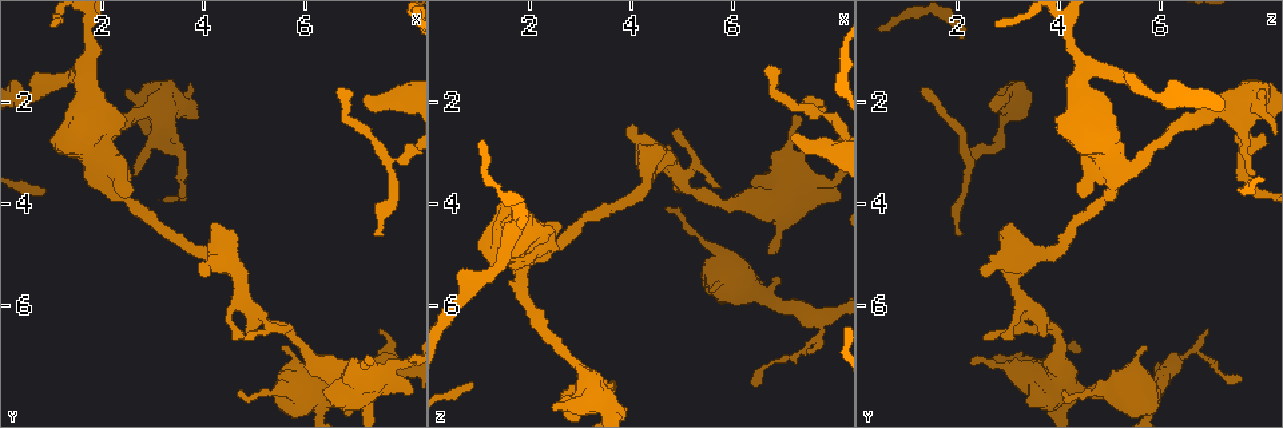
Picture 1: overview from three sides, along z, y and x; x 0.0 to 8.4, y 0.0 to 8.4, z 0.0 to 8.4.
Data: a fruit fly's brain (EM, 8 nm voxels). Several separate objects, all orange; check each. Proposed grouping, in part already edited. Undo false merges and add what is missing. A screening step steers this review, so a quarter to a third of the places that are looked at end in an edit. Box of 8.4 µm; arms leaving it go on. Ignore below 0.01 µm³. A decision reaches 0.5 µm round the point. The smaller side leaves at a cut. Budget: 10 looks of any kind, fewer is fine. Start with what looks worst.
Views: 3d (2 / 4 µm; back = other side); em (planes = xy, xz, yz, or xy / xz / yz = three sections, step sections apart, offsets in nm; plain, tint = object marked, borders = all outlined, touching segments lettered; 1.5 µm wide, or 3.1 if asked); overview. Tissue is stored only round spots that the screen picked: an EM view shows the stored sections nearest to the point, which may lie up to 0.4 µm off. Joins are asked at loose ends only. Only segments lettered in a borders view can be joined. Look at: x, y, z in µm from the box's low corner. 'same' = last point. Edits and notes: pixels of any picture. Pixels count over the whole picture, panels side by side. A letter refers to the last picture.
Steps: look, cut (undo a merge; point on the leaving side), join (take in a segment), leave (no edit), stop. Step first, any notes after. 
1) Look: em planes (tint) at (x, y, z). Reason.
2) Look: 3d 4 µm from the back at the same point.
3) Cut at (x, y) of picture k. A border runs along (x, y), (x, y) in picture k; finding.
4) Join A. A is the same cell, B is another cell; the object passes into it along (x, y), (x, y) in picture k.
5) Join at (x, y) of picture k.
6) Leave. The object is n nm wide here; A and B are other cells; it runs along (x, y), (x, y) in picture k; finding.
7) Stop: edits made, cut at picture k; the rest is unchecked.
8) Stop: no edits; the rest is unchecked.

Look: 3d 2 µm at (7.55, 4.65, 2.00). Thin end.

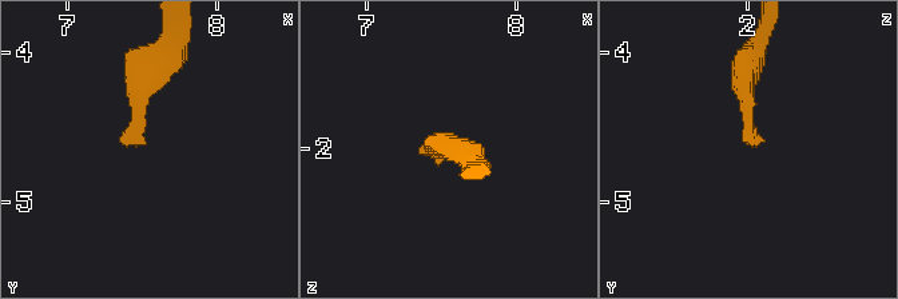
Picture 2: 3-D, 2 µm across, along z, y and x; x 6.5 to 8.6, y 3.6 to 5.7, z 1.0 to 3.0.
Look: em planes (borders) at (7.52, 4.64, 2.04). Now the EM.

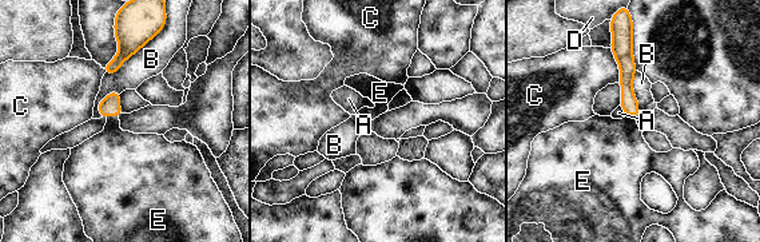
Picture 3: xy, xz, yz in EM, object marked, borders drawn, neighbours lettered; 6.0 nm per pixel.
Leave. The longest contact is with B, 400 nm; A, B, C, D and E are other cells; it runs along (624, 40), (628, 102), (636, 112) in picture 3; none of them fits.

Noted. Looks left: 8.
Look: 3d 2 µm at (7.15, 2.10, 2.65). Branch stops here.

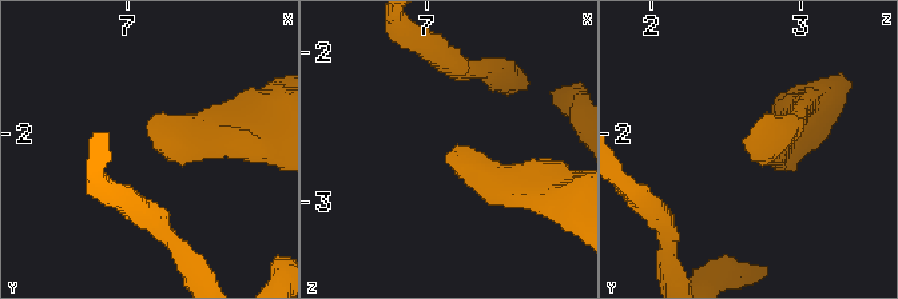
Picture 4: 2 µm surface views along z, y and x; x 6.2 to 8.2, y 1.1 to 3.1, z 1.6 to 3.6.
Look: em planes (borders) at (7.18, 2.02, 2.68). Shape alone is not enough.

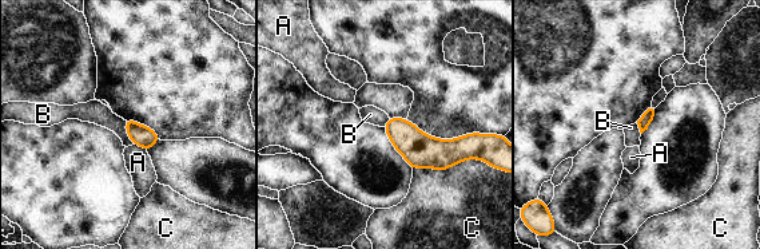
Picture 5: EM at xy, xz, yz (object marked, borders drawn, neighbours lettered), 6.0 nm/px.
Leave. A, B and C are other cells; a border runs along (122, 119), (126, 134), (134, 143) in picture 5; no lettered segment goes on from it.

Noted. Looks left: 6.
Look: em planes (borders) at (2.65, 3.45, 7.85).

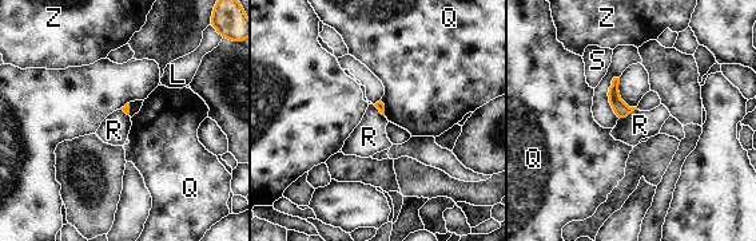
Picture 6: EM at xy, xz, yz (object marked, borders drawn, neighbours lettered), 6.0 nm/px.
Leave. L, Q, R, S and Z are other cells; a border runs along (636, 109), (617, 121) in picture 6; no lettered segment goes on from it.

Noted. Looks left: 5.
Look: 3d 4 µm at (2.45, 3.95, 4.90). A narrow waist.

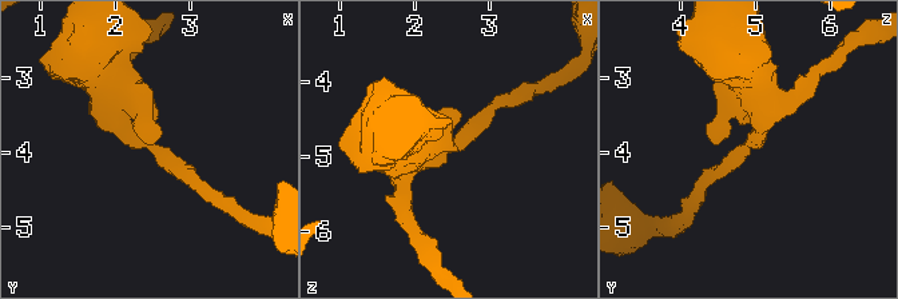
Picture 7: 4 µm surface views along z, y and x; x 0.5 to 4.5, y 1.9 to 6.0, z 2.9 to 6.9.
Look: em 3.1 µm xy step 8 (tint) at (2.45, 3.90, 4.90). The arms are 220, 380 nm wide.

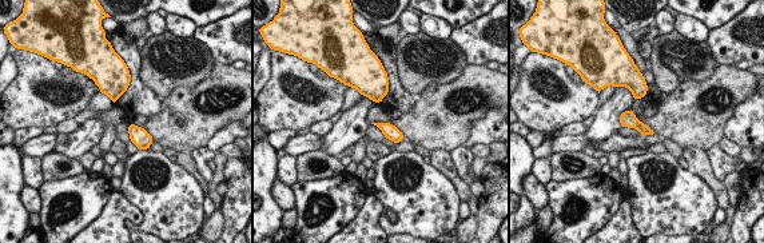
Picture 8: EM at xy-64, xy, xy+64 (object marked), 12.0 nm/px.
Look: em 3.1 µm planes (borders) at the same point.

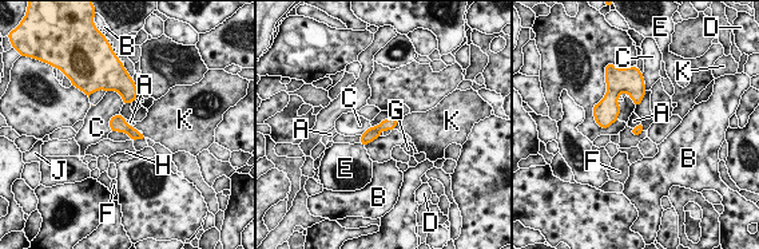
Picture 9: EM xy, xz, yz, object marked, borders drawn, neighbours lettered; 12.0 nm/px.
Leave. A, B, C, D, E, F, G, H, J and K are other cells; a border runs along (640, 122), (632, 129) in picture 9; one neuron here.

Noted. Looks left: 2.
Stop: no edits; the rest is unchecked.

